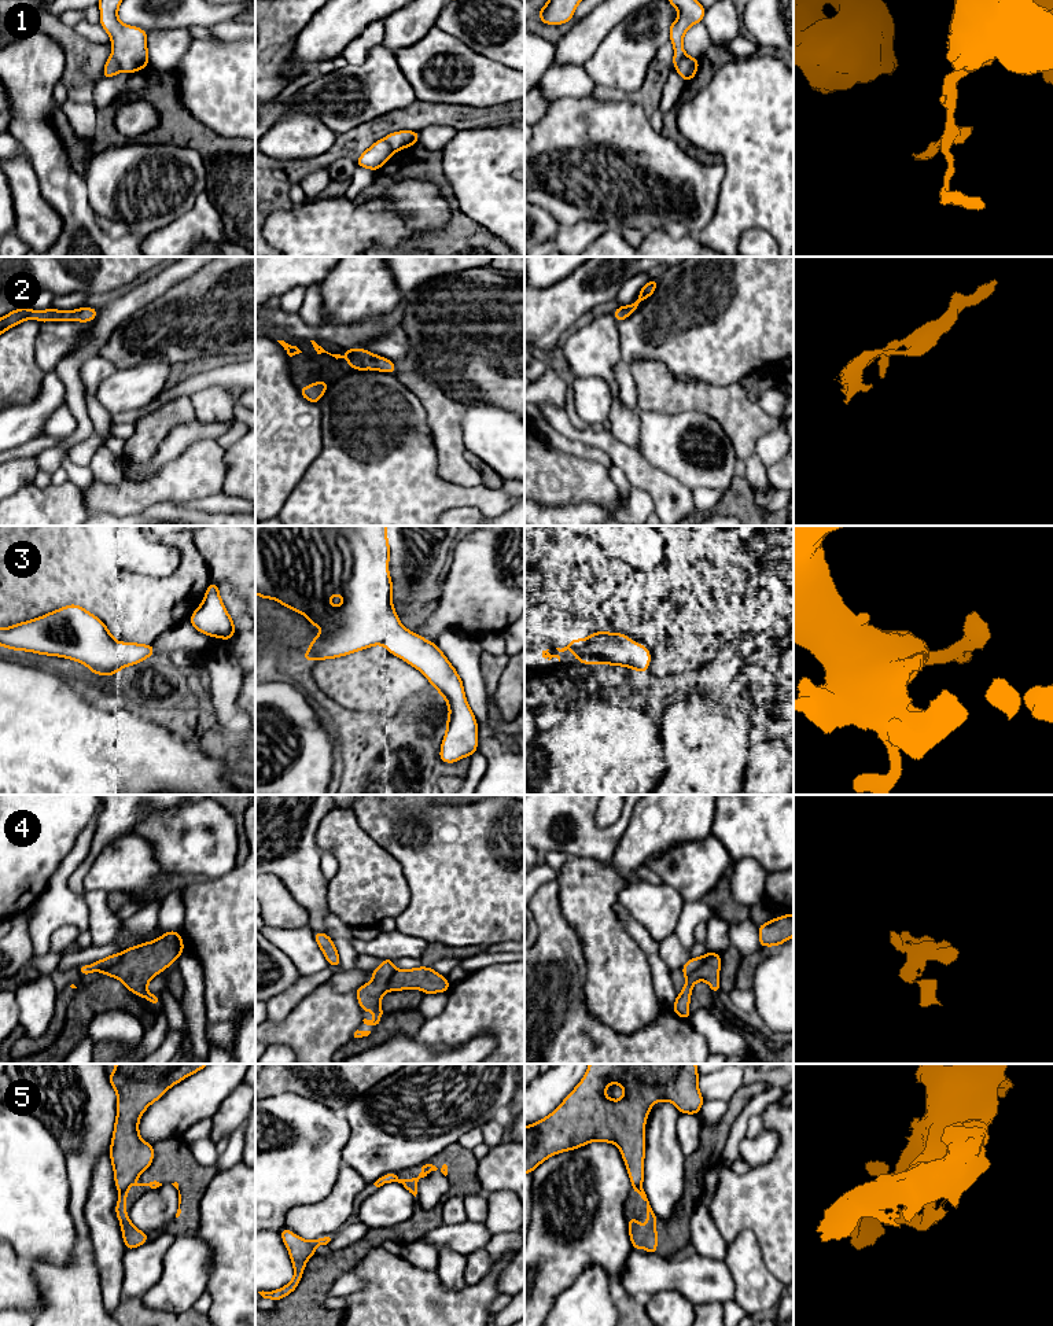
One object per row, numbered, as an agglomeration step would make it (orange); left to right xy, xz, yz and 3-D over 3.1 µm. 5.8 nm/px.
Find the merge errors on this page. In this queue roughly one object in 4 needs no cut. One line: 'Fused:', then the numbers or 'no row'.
Fused: 1, 4, 5

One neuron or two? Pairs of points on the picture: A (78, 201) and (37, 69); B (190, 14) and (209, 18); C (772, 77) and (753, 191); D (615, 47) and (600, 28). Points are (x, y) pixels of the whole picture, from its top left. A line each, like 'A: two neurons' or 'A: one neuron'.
A: one neuron
B: one neuron
C: one neuron
D: two neurons

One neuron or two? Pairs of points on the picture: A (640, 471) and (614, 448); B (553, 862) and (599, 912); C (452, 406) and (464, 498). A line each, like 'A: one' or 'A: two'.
A: one
B: two
C: two

